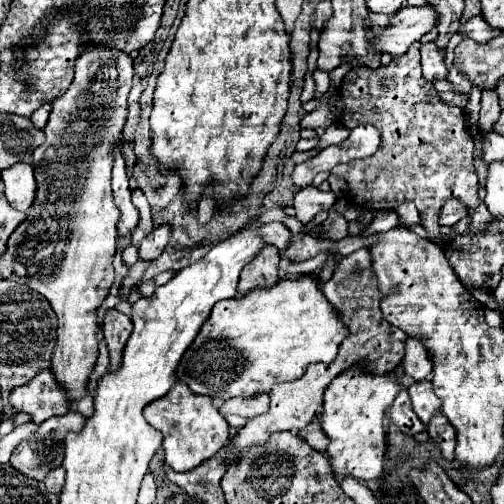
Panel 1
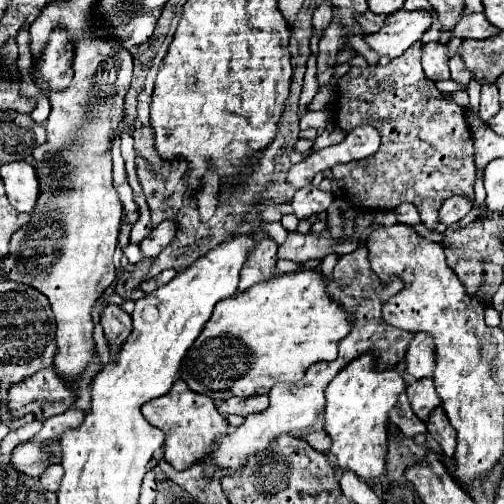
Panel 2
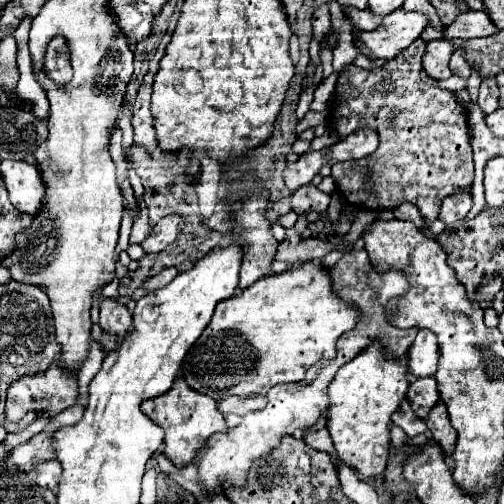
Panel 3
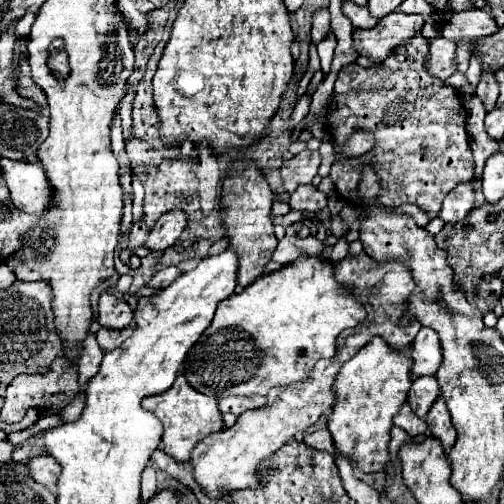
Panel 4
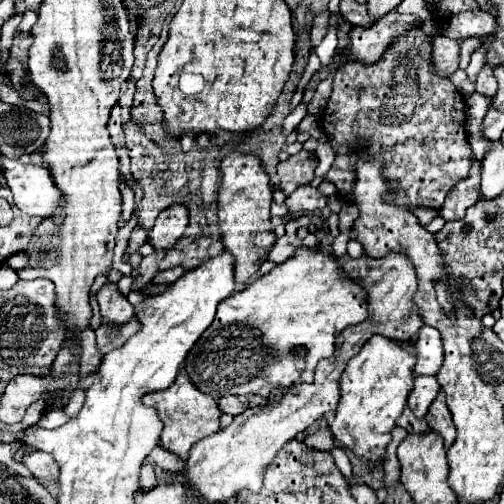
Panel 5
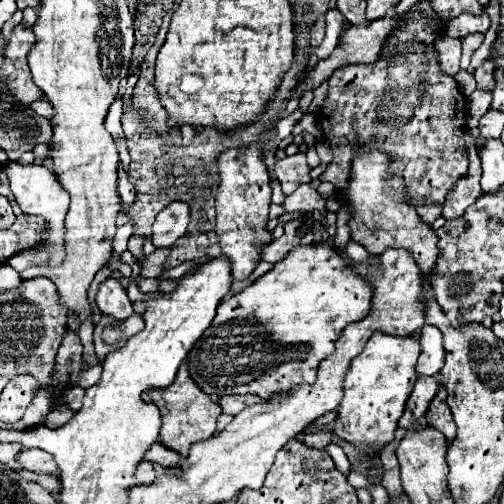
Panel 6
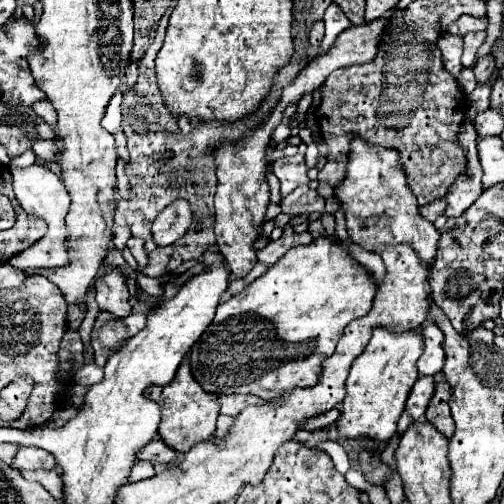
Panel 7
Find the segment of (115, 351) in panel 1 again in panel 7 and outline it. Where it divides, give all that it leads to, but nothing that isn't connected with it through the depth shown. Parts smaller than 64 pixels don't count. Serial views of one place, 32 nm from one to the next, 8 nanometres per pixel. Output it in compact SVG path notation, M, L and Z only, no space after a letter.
M118 268L110 270L104 278L96 282L96 302L100 310L110 312L118 318L126 318L128 314L132 314L126 278Z

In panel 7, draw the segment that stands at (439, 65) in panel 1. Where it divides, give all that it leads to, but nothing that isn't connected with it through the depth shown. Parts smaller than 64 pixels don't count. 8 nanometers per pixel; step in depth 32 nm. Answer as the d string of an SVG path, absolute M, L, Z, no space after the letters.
M444 34L438 40L438 48L442 52L442 64L444 68L456 78L462 72L462 64L460 64L460 56L462 56L462 38L460 36L450 36Z

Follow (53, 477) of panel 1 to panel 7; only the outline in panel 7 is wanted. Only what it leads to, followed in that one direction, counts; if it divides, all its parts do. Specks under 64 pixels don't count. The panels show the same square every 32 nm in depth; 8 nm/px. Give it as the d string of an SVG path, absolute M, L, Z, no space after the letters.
M20 446L18 454L14 456L14 468L20 472L24 472L24 470L56 470L56 460L46 450Z

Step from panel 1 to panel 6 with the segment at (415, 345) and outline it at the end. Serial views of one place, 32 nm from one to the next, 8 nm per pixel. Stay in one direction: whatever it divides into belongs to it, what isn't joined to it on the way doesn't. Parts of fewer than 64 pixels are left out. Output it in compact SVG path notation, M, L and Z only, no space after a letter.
M424 326L420 330L420 356L416 364L416 372L424 376L434 376L440 372L444 364L444 348L442 348L442 332L434 326Z

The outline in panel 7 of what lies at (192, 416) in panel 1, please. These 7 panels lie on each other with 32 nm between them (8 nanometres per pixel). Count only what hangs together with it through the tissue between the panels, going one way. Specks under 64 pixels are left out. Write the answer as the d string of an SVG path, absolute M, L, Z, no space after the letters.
M188 358L182 360L174 380L168 386L152 386L152 388L148 388L146 396L160 406L160 410L162 410L162 422L160 422L160 430L158 430L160 438L176 452L186 454L196 442L208 440L214 434L216 418L220 414L220 404L214 402L214 396L204 392L200 388L200 384L192 378Z

